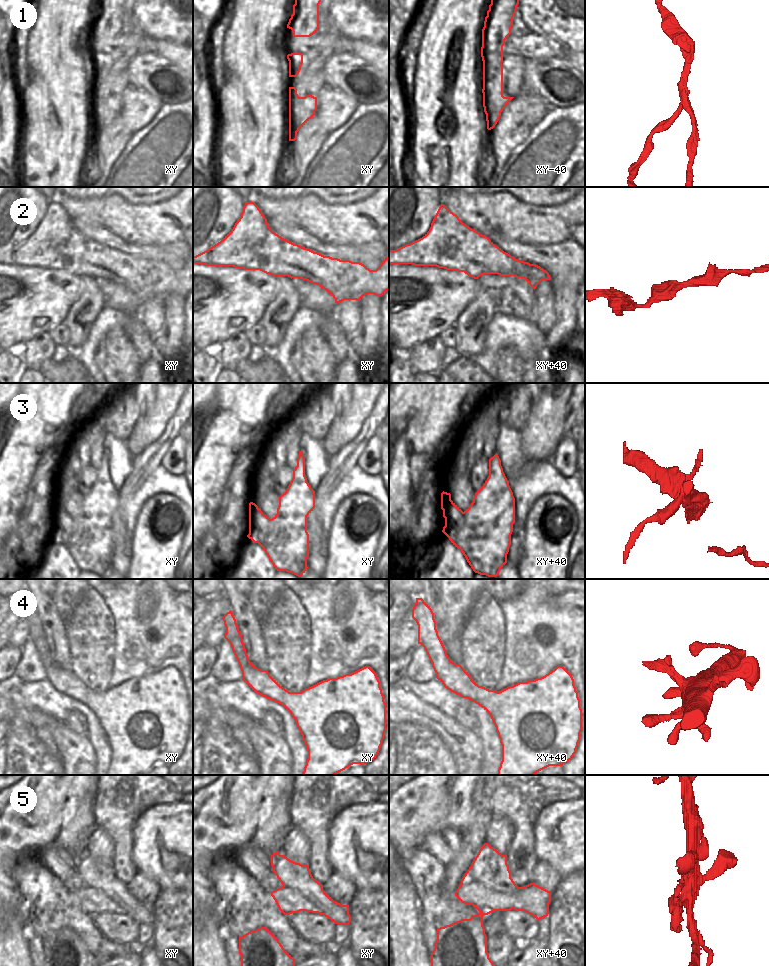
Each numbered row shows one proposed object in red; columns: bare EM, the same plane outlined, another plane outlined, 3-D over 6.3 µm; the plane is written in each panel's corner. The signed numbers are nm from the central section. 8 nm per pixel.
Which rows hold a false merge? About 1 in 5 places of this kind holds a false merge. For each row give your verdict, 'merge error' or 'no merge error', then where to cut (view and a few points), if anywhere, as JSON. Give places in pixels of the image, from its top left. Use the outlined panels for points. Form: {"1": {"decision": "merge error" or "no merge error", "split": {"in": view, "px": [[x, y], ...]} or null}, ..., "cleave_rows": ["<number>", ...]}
{"1": {"decision": "merge error", "split": {"in": "xy", "px": [[304, 97], [304, 104], [314, 111]]}}, "2": {"decision": "no merge error", "split": null}, "3": {"decision": "merge error", "split": {"in": "xy", "px": [[271, 519], [272, 527], [267, 532], [259, 534], [249, 533]]}}, "4": {"decision": "no merge error", "split": null}, "5": {"decision": "no merge error", "split": null}, "cleave_rows": ["1", "3"]}

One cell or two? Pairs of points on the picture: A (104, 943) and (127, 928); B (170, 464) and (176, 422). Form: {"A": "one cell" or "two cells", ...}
{"A": "two cells", "B": "two cells"}

